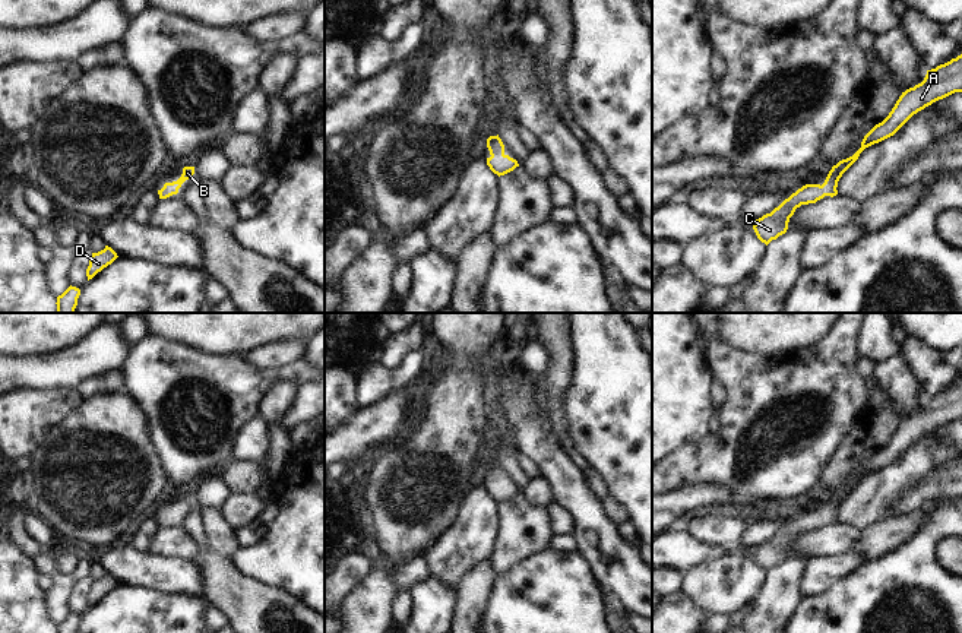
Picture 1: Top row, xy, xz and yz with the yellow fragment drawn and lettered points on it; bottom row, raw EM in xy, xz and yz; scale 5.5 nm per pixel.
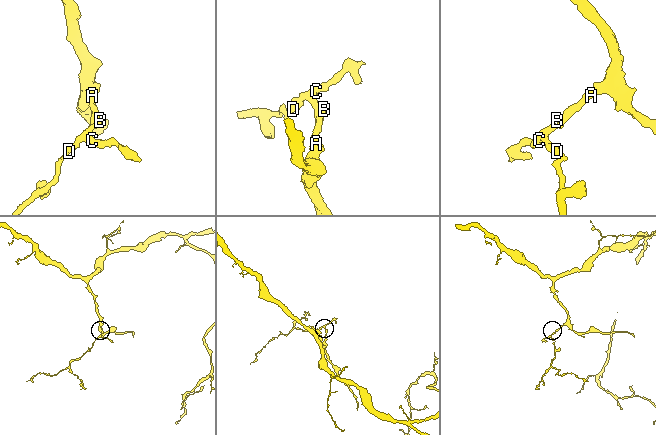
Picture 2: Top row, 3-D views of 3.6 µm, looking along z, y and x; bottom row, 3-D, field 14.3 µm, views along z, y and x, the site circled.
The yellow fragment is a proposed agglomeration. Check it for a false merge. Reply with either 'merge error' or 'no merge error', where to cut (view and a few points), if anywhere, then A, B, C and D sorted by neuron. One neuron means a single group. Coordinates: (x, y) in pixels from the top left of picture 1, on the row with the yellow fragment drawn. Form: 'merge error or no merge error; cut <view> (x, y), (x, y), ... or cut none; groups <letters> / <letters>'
no merge error; cut none; groups A B C D

